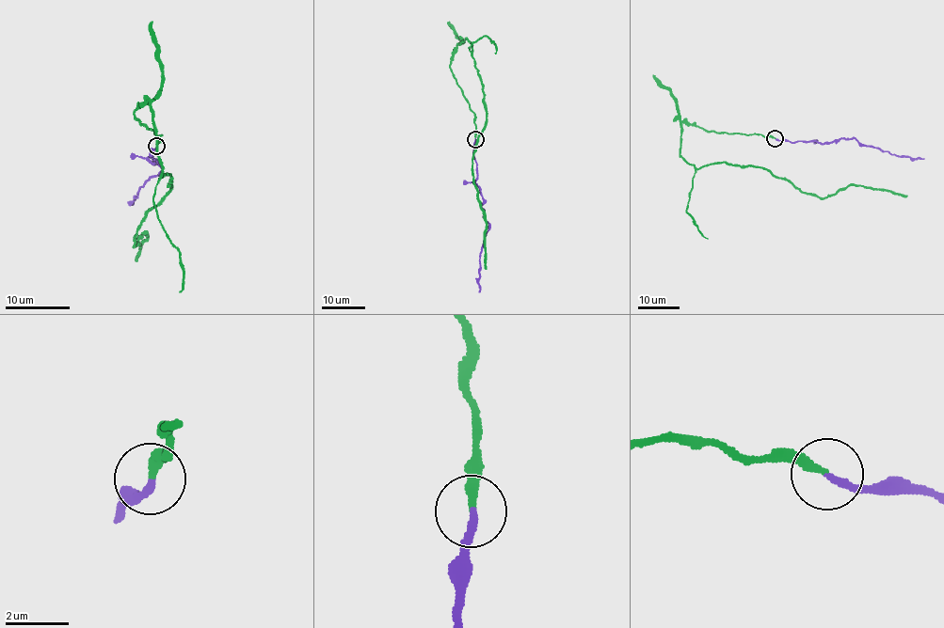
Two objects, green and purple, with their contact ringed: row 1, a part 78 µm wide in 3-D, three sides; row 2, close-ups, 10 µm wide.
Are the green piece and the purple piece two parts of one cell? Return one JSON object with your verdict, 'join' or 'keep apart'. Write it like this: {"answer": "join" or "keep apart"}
{"answer": "keep apart"}

